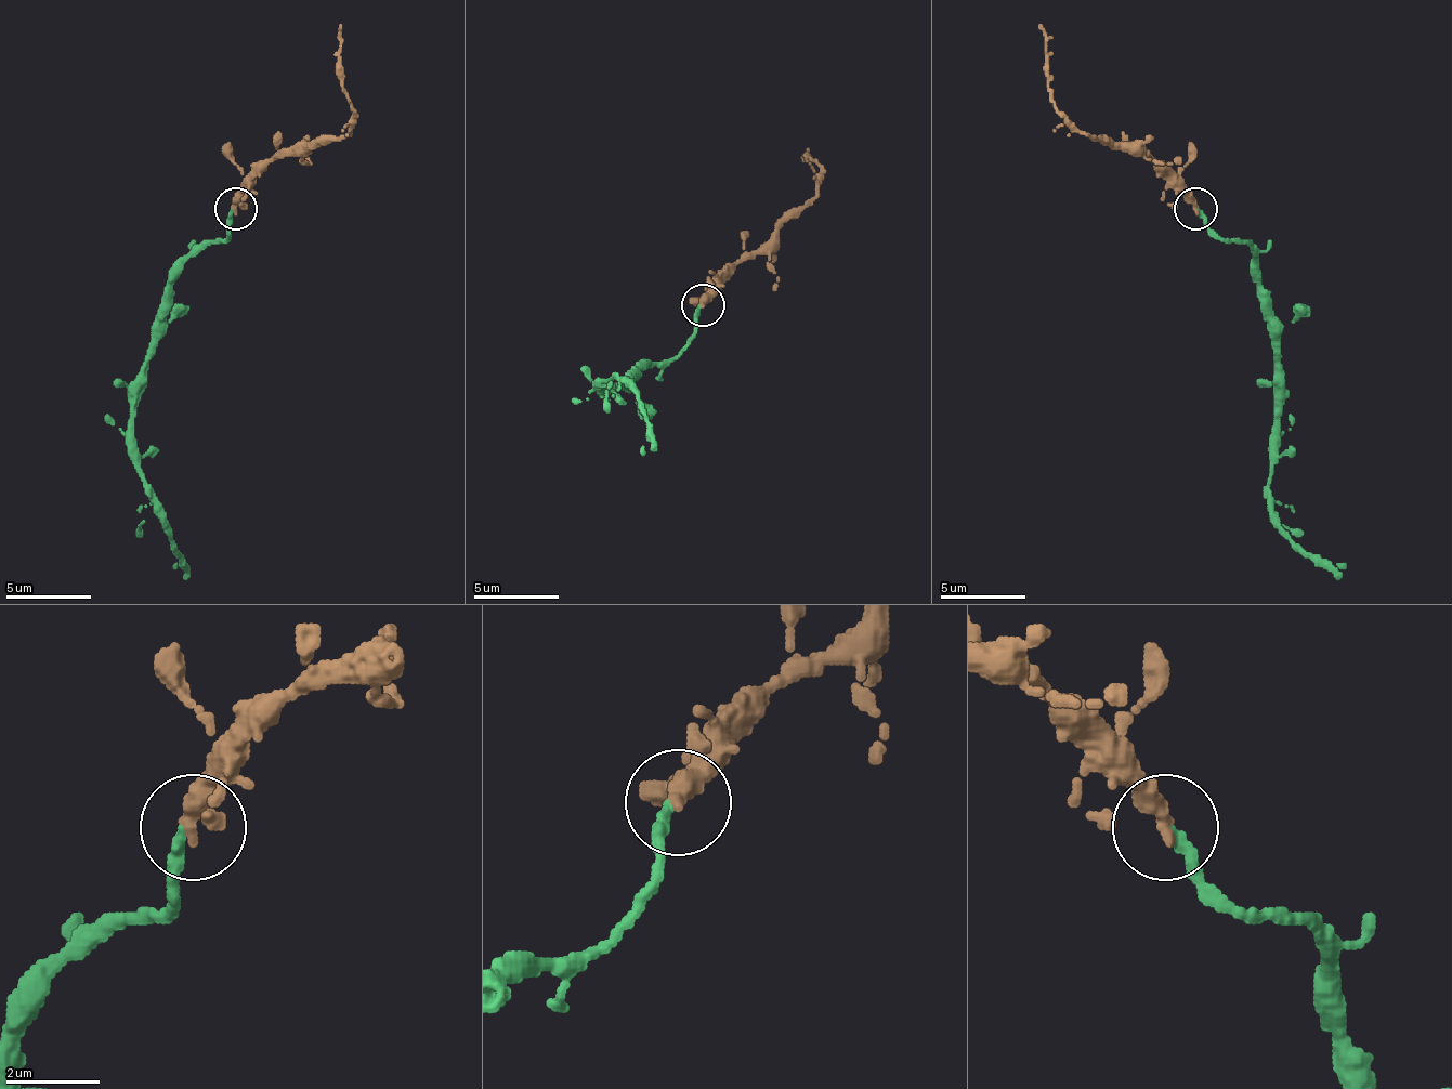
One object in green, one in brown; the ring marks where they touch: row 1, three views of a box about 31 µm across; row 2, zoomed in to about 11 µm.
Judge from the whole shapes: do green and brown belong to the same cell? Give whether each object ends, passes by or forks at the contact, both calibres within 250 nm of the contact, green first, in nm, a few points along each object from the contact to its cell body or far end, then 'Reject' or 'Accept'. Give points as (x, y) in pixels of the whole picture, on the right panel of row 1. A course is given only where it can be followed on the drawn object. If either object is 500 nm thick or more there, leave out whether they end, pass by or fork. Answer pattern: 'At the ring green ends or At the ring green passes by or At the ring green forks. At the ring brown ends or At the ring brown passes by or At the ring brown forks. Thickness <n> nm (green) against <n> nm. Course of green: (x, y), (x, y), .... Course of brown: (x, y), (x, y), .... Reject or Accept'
At the ring green ends. At the ring brown ends. Thickness 280 nm (green) against 400 nm. Course of green: (1194, 209), (1229, 239), (1241, 239), (1254, 257), (1263, 287), (1276, 346), (1271, 517), (1339, 578). Course of brown: (1194, 209), (1151, 158), (1083, 132), (1054, 103), (1041, 25). Accept

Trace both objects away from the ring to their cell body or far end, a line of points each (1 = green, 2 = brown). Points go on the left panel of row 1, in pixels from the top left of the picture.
1: (234, 209), (226, 239), (213, 239), (192, 257), (170, 287), (157, 346), (132, 406), (136, 471), (187, 578)
2: (234, 209), (273, 158), (350, 132), (350, 103), (341, 86), (341, 25)

